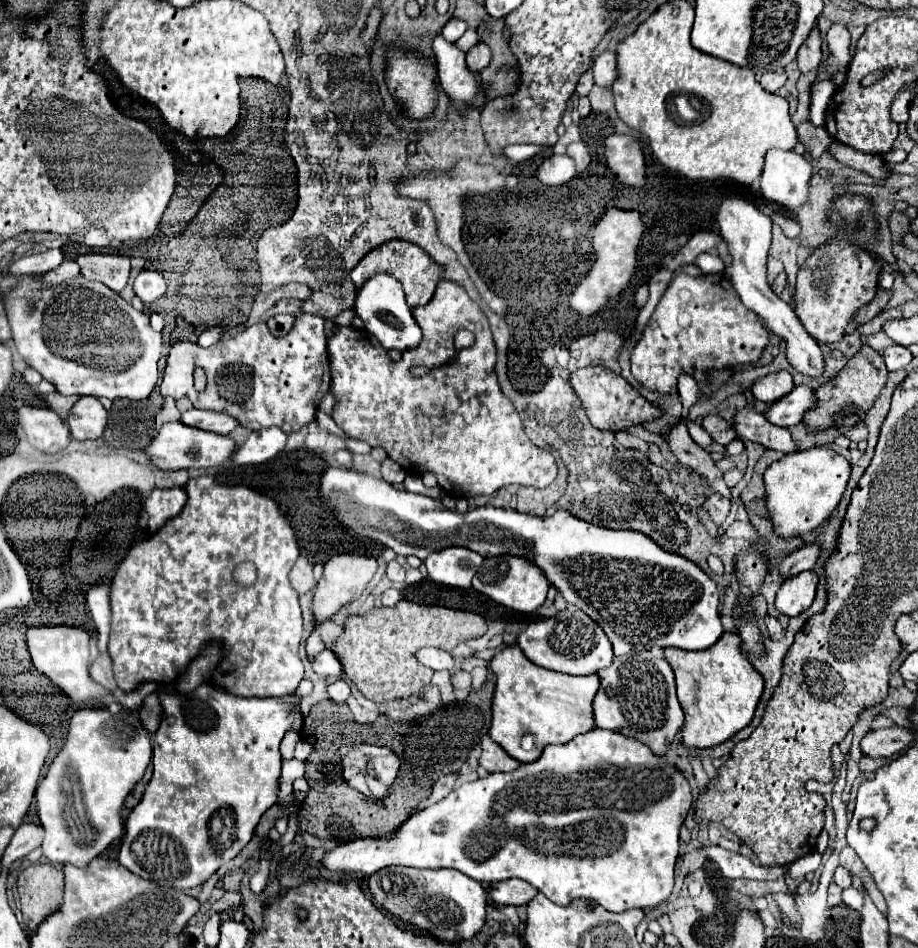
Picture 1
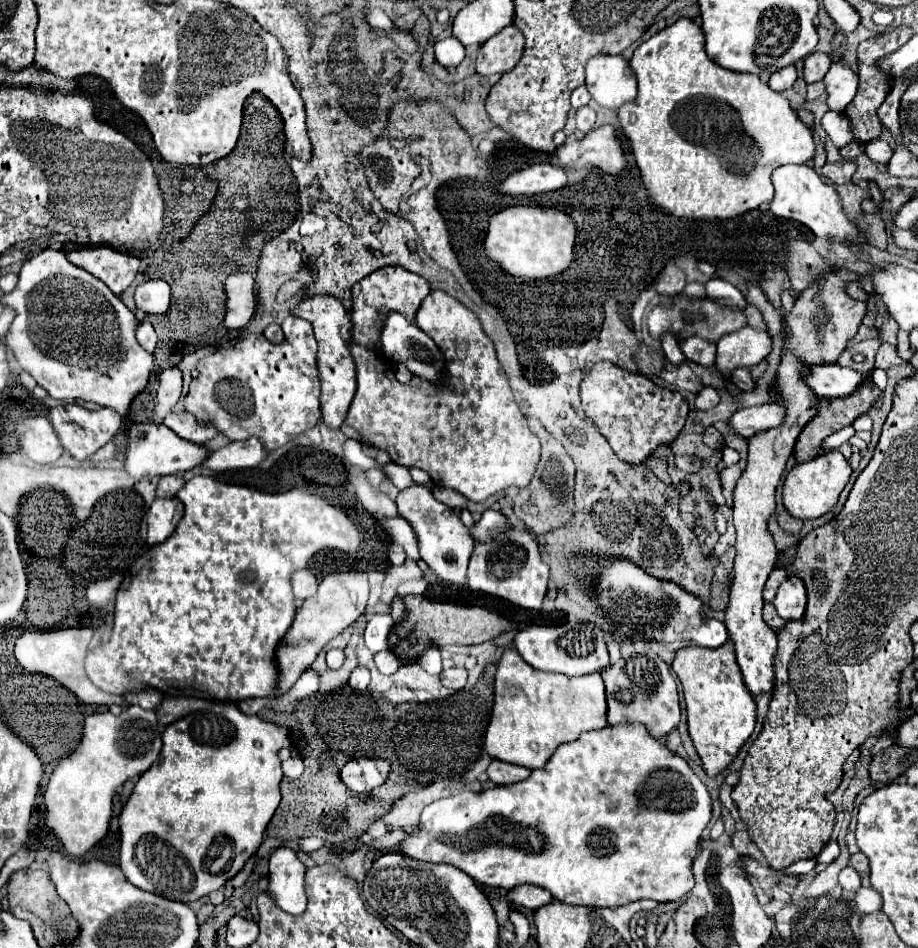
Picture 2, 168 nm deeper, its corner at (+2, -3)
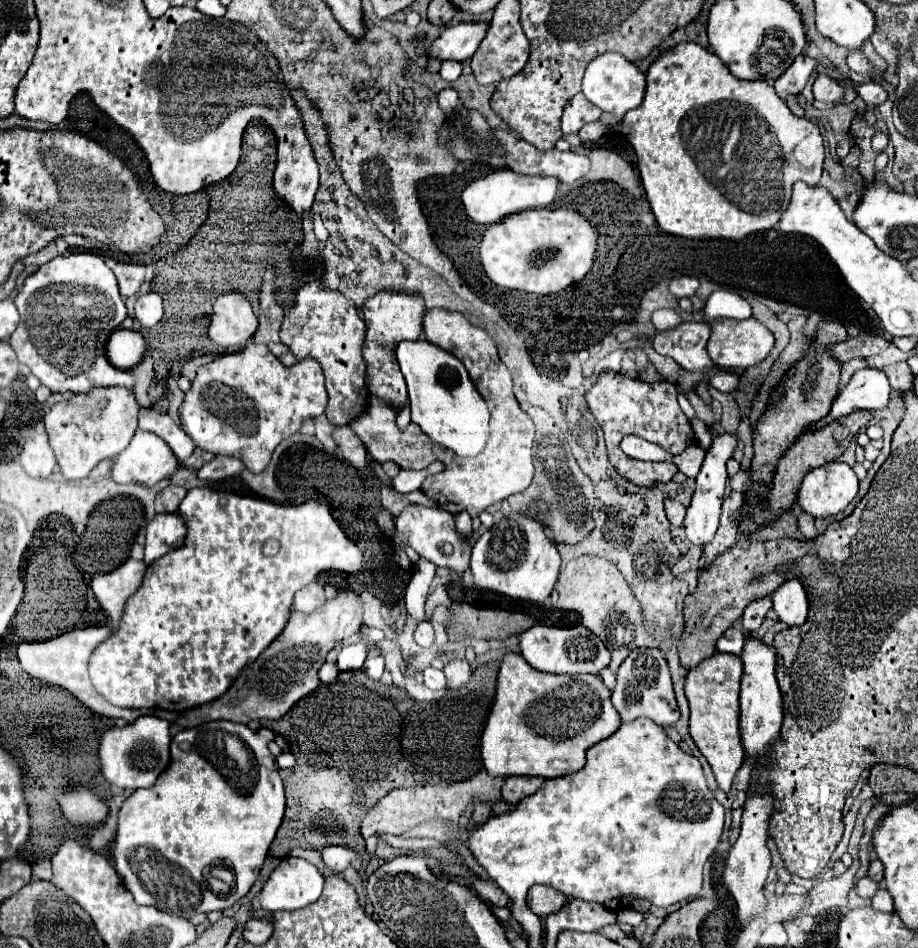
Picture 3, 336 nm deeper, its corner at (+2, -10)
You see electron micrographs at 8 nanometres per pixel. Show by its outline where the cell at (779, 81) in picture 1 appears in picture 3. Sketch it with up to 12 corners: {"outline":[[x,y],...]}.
{"outline":[[804,54],[774,82],[782,100],[800,94],[816,68]]}

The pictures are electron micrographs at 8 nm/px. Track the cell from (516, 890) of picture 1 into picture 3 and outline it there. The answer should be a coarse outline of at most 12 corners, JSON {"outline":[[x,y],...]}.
{"outline":[[548,886],[528,890],[528,906],[540,918],[558,912],[568,898]]}

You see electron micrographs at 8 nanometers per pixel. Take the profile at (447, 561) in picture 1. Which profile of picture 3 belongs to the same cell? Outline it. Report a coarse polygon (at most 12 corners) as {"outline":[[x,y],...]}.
{"outline":[[406,506],[396,546],[462,576],[470,542],[440,508]]}

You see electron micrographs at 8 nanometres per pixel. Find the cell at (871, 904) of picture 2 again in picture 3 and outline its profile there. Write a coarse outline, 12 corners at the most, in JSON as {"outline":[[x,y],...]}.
{"outline":[[880,888],[872,896],[874,910],[892,912],[890,894]]}

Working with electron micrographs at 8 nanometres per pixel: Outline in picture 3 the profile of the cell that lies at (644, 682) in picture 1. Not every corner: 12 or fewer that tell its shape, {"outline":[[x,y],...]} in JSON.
{"outline":[[636,648],[618,668],[612,704],[622,722],[662,728],[680,712],[658,648]]}

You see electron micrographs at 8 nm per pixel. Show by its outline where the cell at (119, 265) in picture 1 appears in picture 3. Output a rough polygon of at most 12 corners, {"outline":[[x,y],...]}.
{"outline":[[104,258],[122,298],[134,296],[144,282],[144,266]]}

